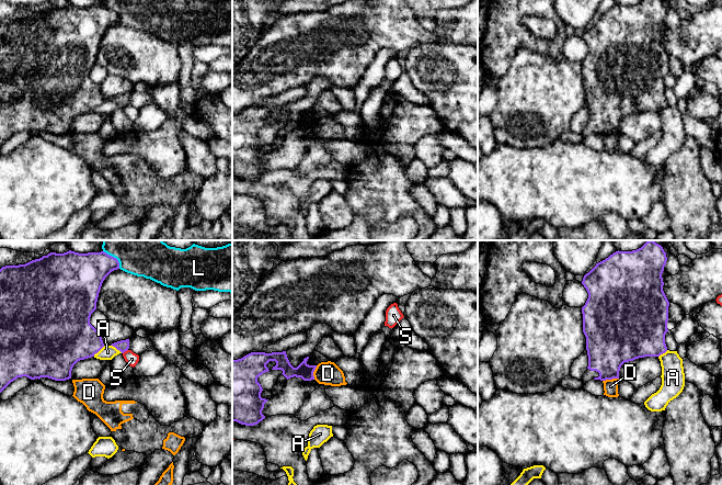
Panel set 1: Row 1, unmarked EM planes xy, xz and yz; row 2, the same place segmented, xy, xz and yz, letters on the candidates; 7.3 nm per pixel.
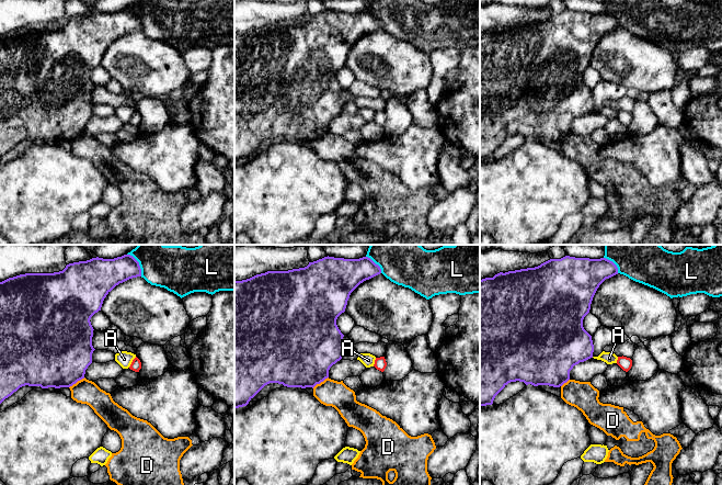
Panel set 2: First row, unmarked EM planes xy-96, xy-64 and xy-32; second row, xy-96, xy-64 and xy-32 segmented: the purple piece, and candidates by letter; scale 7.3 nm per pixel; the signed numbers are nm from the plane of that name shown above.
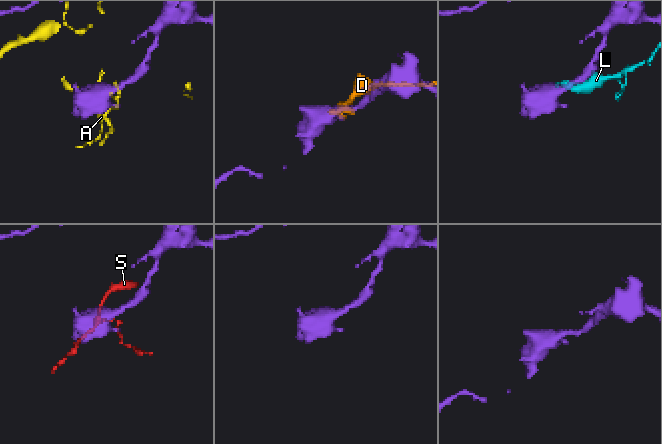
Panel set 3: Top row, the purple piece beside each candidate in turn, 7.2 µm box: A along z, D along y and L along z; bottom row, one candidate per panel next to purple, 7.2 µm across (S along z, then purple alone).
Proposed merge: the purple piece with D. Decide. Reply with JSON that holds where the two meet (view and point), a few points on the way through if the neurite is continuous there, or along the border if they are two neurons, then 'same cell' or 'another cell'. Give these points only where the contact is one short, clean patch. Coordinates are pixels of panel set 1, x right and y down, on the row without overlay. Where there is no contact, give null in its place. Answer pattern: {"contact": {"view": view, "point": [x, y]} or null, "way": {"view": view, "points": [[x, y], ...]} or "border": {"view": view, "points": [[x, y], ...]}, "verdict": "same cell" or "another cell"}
{"contact": {"view": "yz", "point": [610, 133]}, "border": {"view": "yz", "points": [[618, 132], [603, 135]]}, "verdict": "another cell"}

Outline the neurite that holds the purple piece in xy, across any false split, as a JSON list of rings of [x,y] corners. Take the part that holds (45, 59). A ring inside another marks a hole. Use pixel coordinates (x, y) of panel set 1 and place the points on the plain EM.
[[[71,4],[64,8],[50,7],[25,19],[5,20],[0,23],[0,147],[11,136],[22,131],[31,134],[39,134],[41,132],[48,132],[55,135],[69,134],[71,133],[72,122],[78,115],[94,111],[104,101],[100,86],[90,78],[90,71],[96,64],[96,56],[103,35],[112,25],[117,23],[119,23],[118,14],[104,5],[79,8]]]

